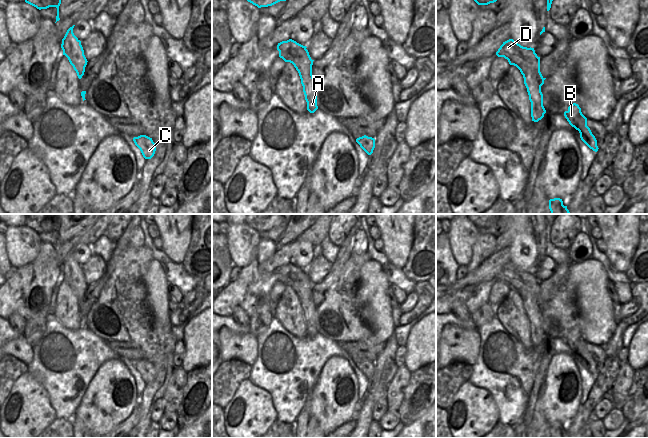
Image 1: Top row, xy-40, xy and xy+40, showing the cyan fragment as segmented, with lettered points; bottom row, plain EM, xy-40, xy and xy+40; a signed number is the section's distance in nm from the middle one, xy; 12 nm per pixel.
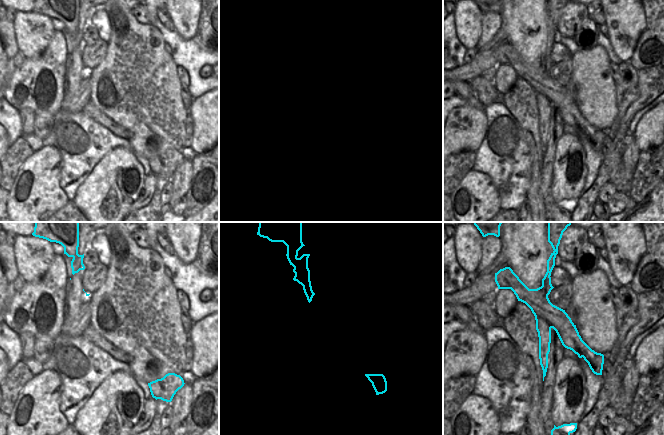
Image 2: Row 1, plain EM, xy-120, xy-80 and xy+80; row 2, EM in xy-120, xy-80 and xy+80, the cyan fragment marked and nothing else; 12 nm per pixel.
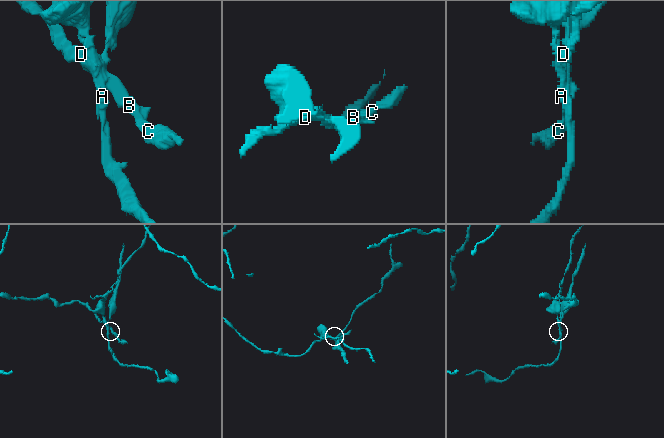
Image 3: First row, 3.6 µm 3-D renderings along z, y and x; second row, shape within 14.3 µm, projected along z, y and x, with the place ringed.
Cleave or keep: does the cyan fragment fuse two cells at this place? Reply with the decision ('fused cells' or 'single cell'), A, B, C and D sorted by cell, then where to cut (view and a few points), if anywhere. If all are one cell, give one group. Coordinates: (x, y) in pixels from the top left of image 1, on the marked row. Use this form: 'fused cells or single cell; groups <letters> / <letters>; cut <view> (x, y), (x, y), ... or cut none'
fused cells; groups A / B C D; cut xy+40 (523, 74), (534, 73), (541, 85)

